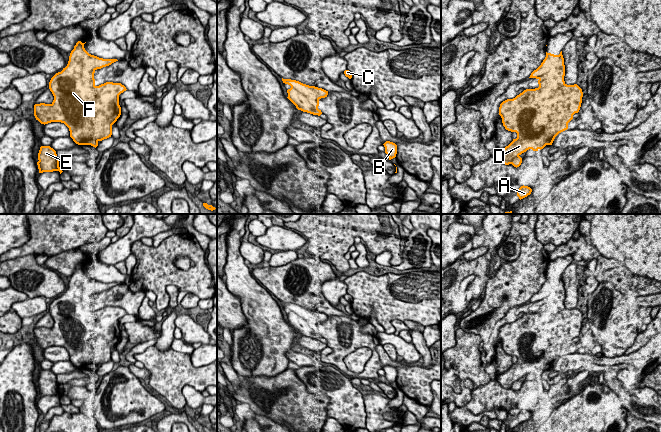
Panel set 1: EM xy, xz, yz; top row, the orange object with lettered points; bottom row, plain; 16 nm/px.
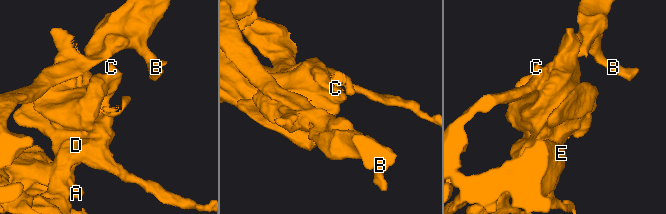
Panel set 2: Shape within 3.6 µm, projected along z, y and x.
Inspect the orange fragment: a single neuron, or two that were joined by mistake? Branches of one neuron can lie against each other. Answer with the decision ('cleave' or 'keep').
cleave

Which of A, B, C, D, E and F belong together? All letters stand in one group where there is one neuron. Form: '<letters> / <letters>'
A B E / C D F

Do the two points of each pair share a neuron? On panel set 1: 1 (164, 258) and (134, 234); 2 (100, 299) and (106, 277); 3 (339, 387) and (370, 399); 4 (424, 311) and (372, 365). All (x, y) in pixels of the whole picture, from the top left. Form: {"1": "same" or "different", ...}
{"1": "different", "2": "different", "3": "different", "4": "different"}

